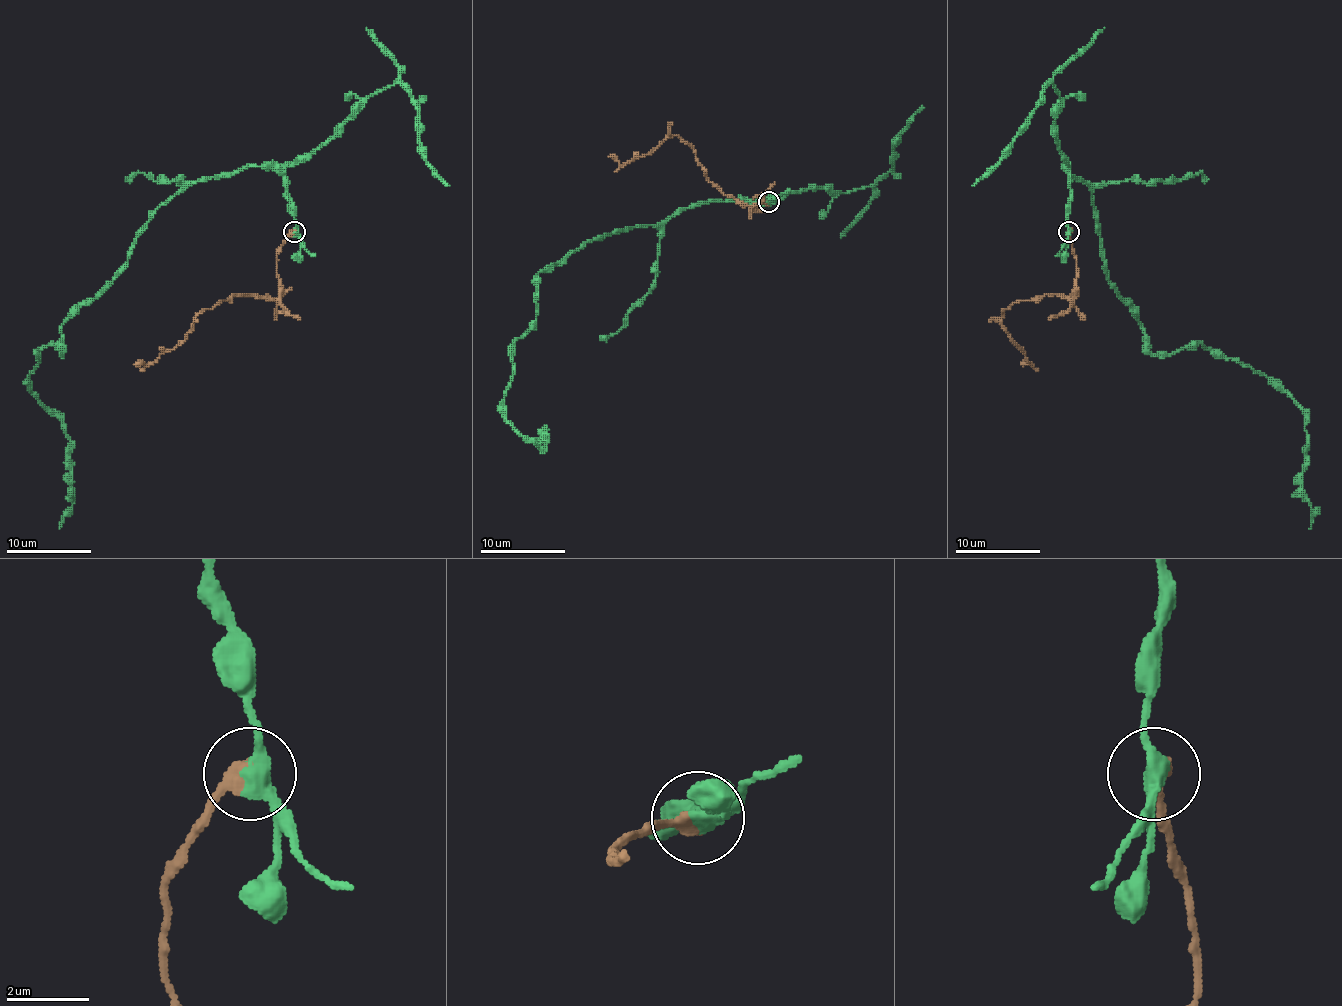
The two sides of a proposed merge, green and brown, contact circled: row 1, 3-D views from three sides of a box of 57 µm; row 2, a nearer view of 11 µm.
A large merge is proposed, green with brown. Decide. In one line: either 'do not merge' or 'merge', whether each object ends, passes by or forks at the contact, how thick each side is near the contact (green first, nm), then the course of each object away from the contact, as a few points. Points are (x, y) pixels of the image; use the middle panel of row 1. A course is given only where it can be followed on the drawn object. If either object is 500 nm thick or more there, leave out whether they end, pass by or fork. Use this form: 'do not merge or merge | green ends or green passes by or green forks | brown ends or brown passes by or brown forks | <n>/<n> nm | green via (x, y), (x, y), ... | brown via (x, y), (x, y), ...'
do not merge | green passes by | brown ends | 380/400 nm | green via (768, 201), (679, 208), (587, 240), (536, 276), (536, 321), (512, 344), (502, 404), (546, 442), (534, 442) | brown via (768, 201), (751, 210), (740, 205), (708, 180), (693, 150), (676, 135), (621, 165), (608, 156)

